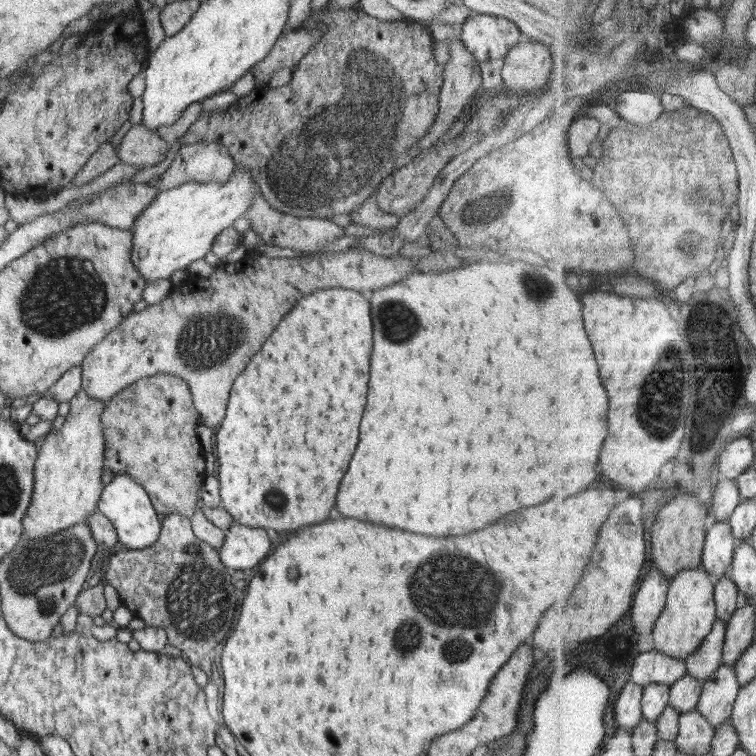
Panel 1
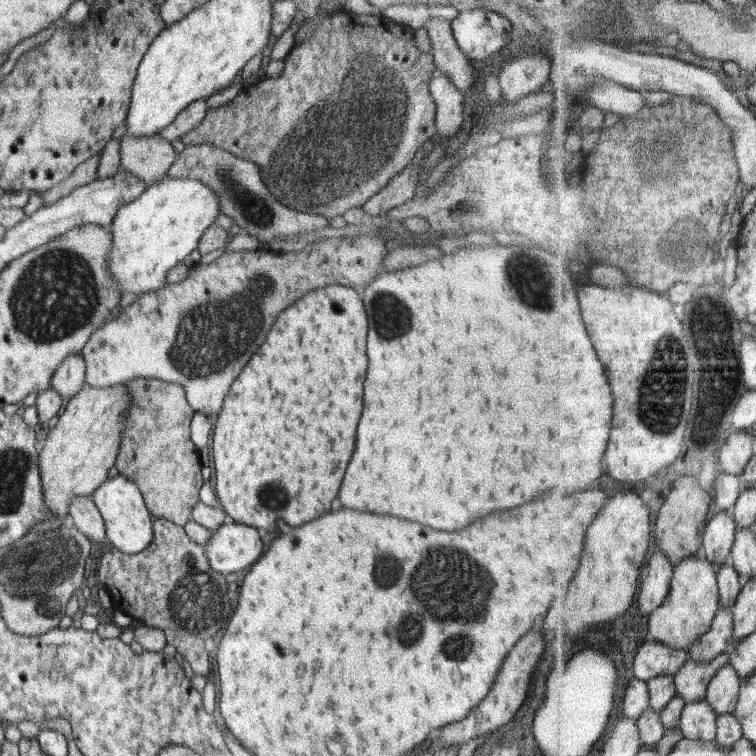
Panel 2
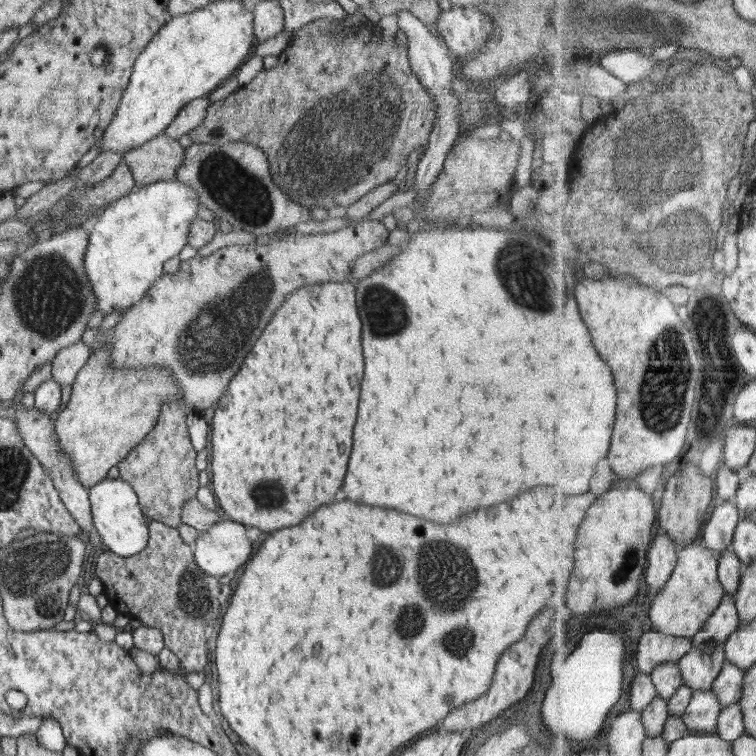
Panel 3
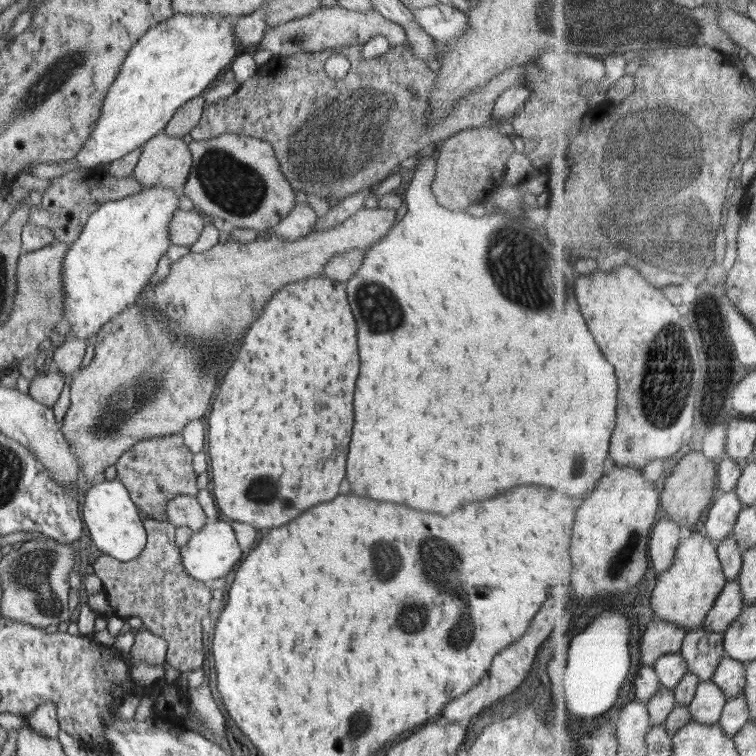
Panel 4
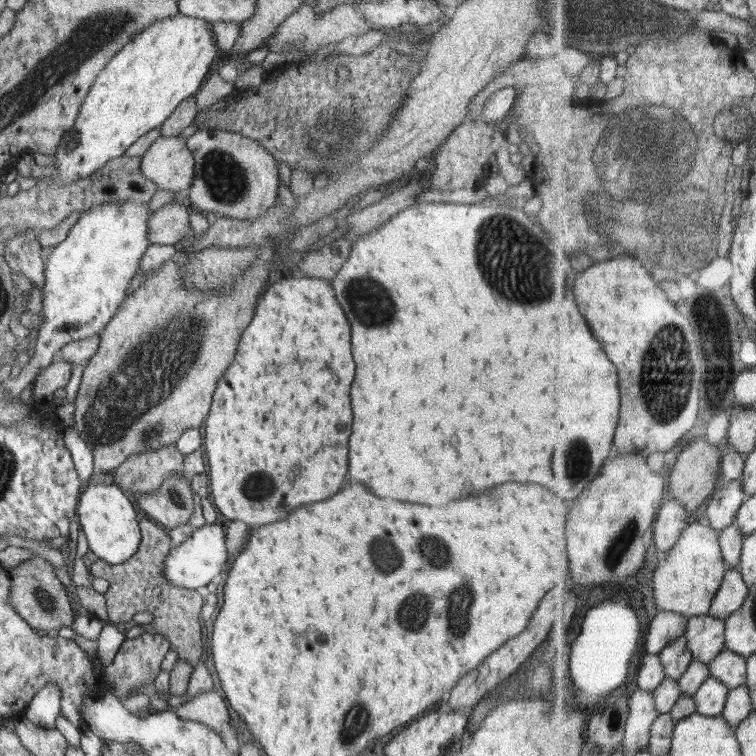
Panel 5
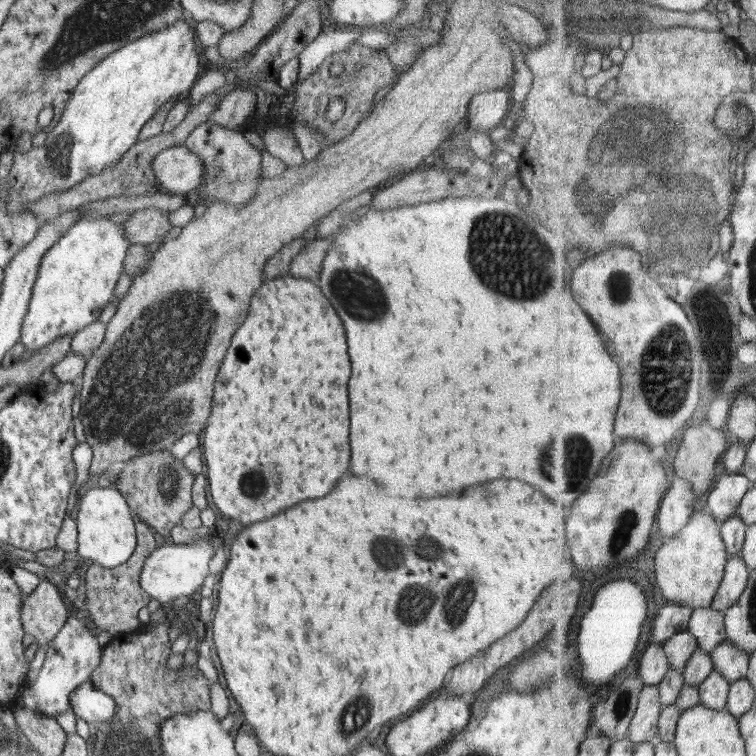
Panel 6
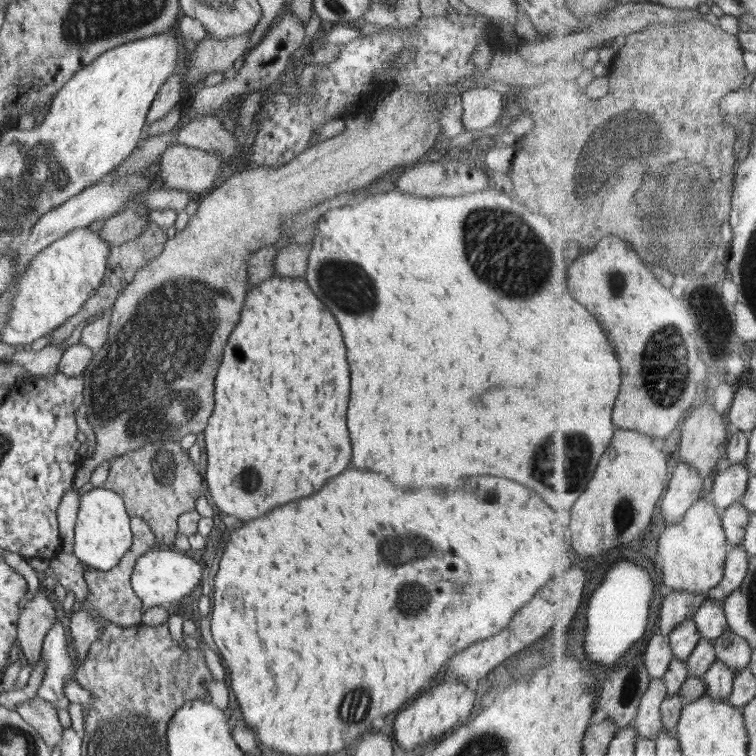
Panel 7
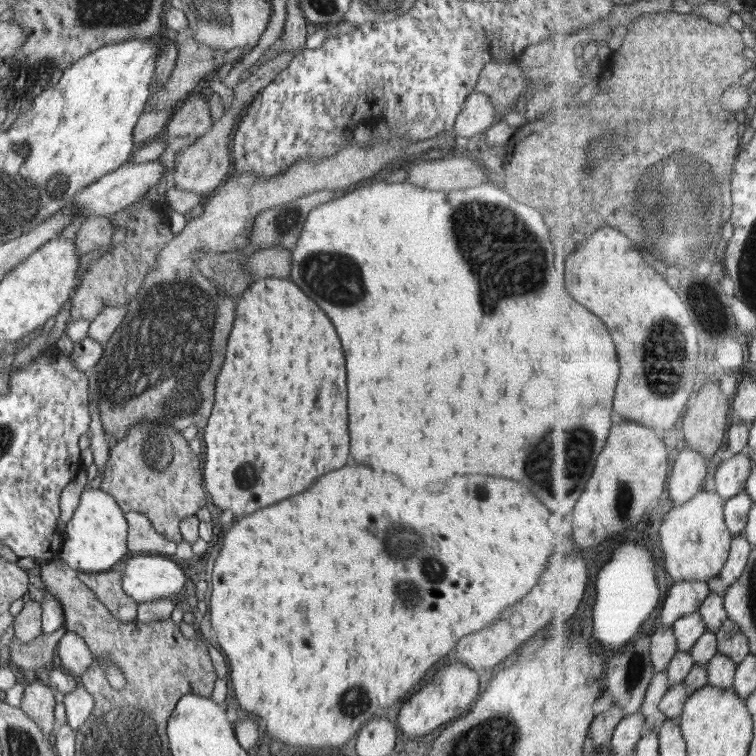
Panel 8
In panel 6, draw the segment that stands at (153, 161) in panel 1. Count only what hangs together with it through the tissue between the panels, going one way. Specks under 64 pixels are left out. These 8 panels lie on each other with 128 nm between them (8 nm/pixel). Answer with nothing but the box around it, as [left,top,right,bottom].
[153,142,204,195]

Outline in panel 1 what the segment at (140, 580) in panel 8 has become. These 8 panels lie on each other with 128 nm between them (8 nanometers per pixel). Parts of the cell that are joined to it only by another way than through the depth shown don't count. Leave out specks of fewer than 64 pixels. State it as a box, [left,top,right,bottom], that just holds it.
[218,522,272,570]

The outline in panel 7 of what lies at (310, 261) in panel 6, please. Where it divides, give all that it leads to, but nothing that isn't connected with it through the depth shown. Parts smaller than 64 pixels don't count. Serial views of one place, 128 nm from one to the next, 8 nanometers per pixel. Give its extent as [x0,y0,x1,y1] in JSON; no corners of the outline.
[274,242,312,278]

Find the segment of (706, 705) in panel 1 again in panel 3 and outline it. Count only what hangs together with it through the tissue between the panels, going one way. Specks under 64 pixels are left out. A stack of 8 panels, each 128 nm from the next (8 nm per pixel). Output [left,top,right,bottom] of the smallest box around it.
[715,660,747,707]

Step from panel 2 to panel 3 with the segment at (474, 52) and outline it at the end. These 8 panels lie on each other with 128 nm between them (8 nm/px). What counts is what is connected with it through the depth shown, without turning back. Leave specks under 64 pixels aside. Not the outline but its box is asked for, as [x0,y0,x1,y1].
[436,6,494,60]

